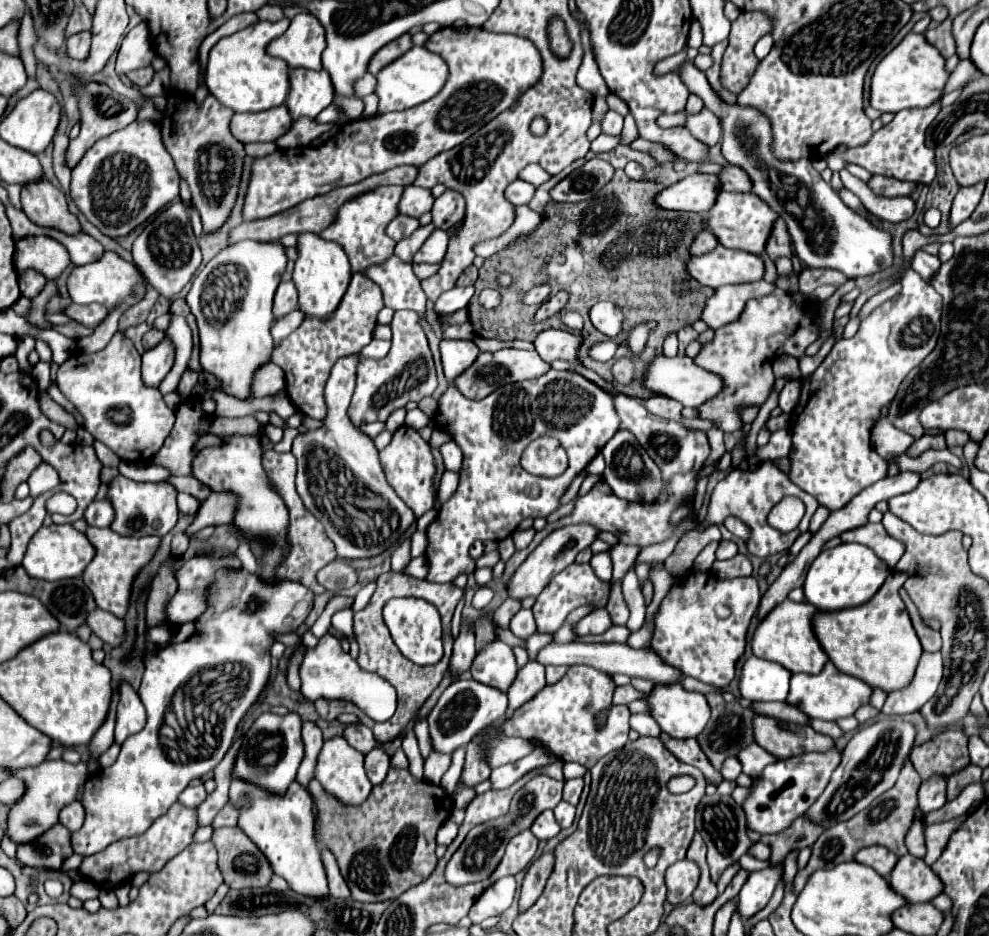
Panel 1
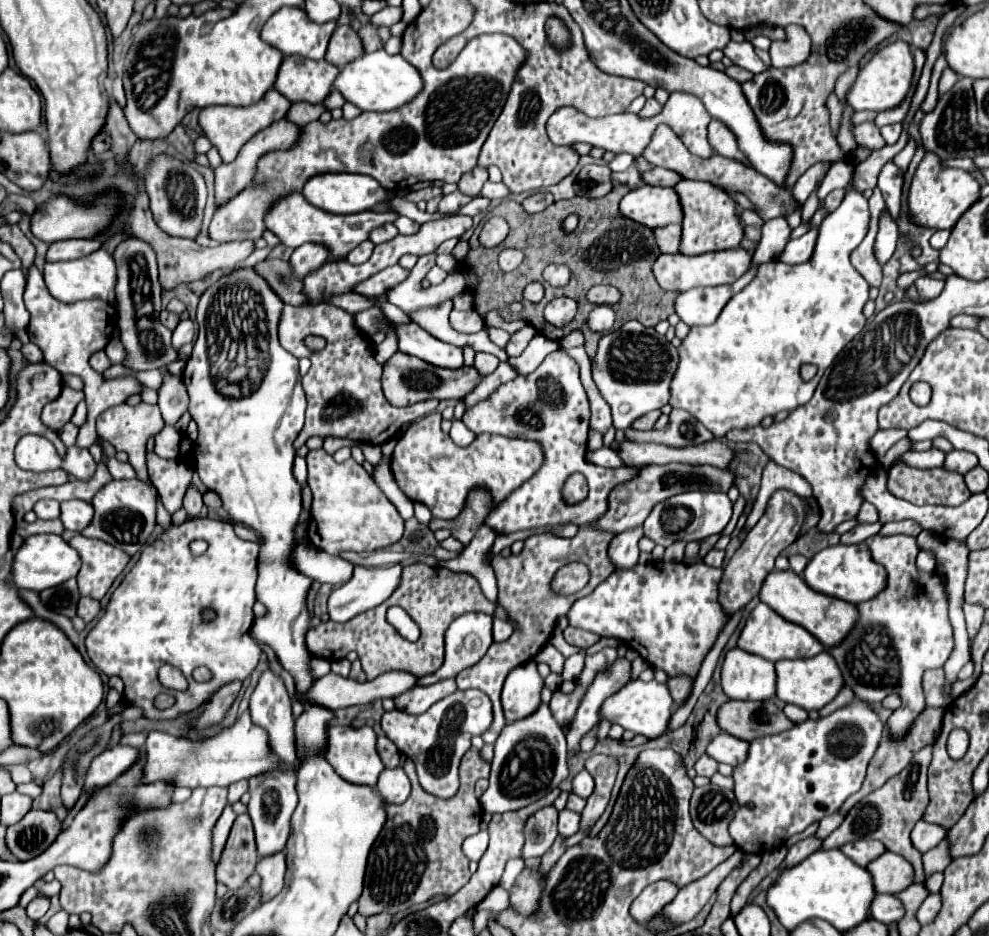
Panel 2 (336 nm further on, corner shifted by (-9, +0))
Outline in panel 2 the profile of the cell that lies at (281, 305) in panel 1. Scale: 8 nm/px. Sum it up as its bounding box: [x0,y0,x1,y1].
[291,245,329,277]

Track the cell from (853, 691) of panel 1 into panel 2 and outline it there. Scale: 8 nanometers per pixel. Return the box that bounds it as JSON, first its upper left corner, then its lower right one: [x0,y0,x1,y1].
[775,651,843,711]

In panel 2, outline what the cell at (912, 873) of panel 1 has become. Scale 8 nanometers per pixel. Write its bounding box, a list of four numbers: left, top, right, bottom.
[867,853,913,893]

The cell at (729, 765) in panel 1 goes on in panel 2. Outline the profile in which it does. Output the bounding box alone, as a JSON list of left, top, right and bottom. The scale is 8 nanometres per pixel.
[695,755,717,777]

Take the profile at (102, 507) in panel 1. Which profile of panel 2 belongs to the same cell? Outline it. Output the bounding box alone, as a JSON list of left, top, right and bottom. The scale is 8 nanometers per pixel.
[61,499,93,533]

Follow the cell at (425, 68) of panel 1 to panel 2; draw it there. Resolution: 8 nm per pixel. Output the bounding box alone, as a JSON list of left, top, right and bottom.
[333,49,421,111]

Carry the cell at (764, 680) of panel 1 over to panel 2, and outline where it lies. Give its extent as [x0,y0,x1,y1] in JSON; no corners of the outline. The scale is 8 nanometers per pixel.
[721,647,775,701]

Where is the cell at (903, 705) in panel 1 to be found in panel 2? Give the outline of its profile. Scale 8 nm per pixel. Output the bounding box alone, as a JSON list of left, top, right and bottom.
[827,535,953,737]

